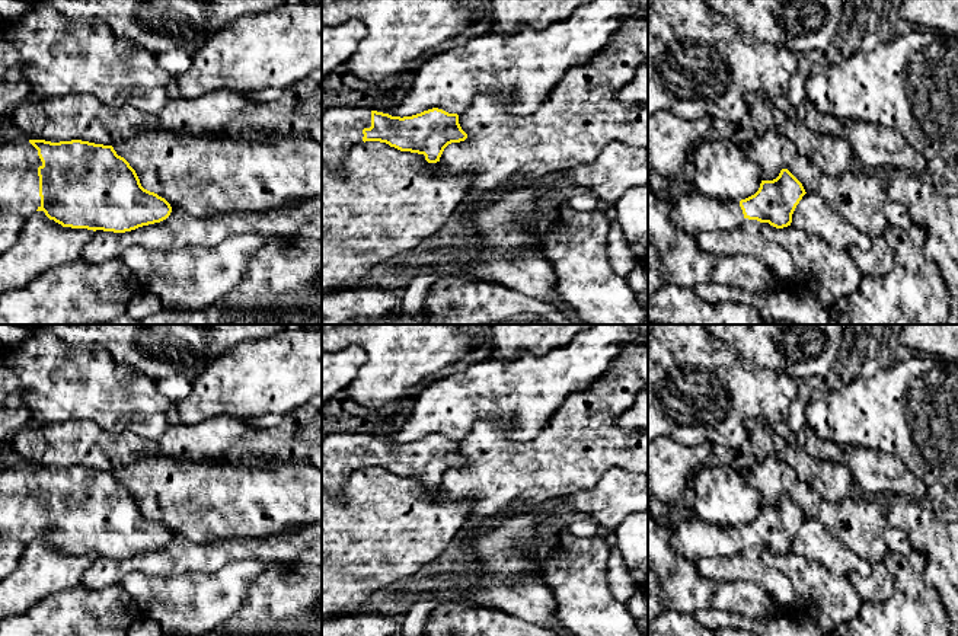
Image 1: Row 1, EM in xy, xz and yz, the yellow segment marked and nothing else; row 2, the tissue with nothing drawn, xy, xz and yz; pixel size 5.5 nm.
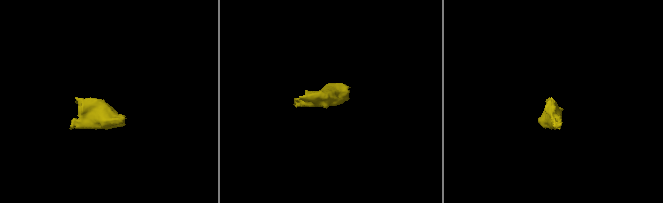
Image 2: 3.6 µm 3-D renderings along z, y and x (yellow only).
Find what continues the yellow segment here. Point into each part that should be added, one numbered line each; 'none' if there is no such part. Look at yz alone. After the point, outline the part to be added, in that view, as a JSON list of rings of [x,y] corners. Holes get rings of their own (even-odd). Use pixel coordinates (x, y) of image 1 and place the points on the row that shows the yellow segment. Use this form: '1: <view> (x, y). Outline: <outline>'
1: yz (696, 213). Outline: [[[687,188],[680,199],[670,199],[670,217],[694,236],[700,231],[732,230],[745,220],[740,202],[715,199]]]

